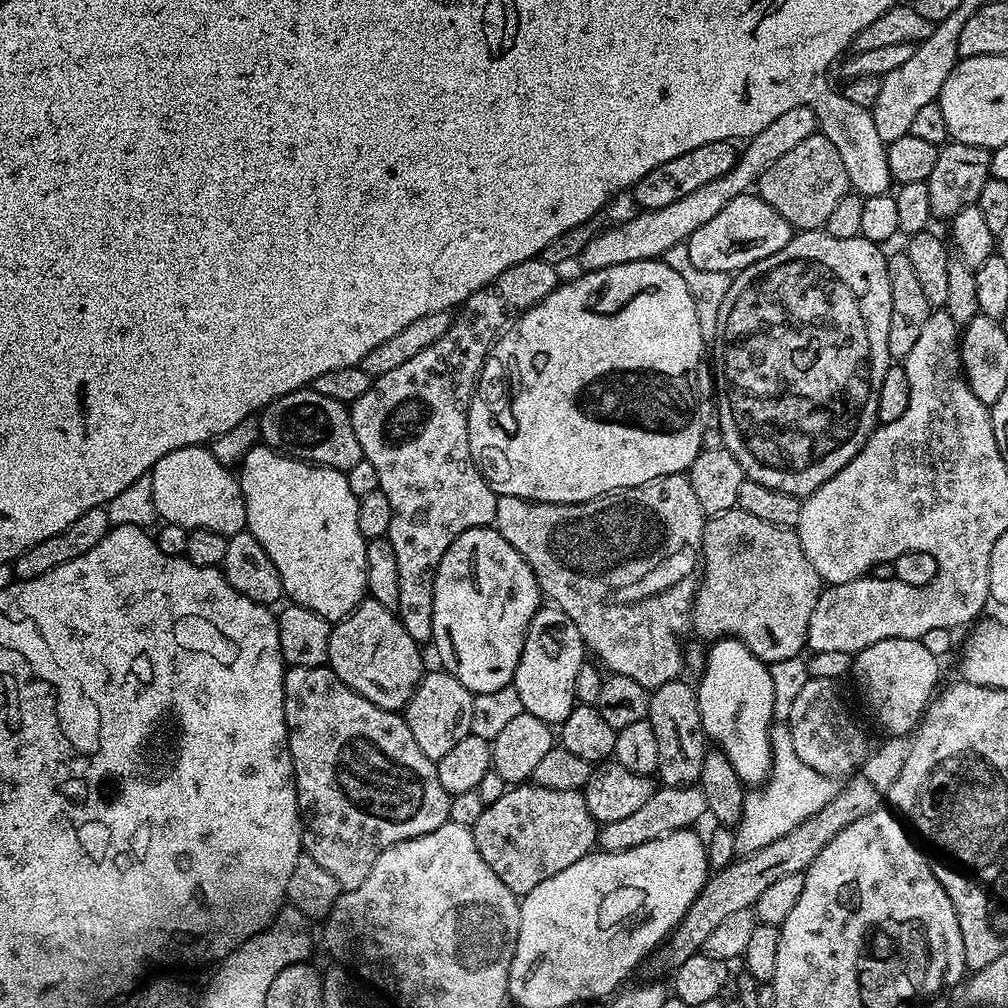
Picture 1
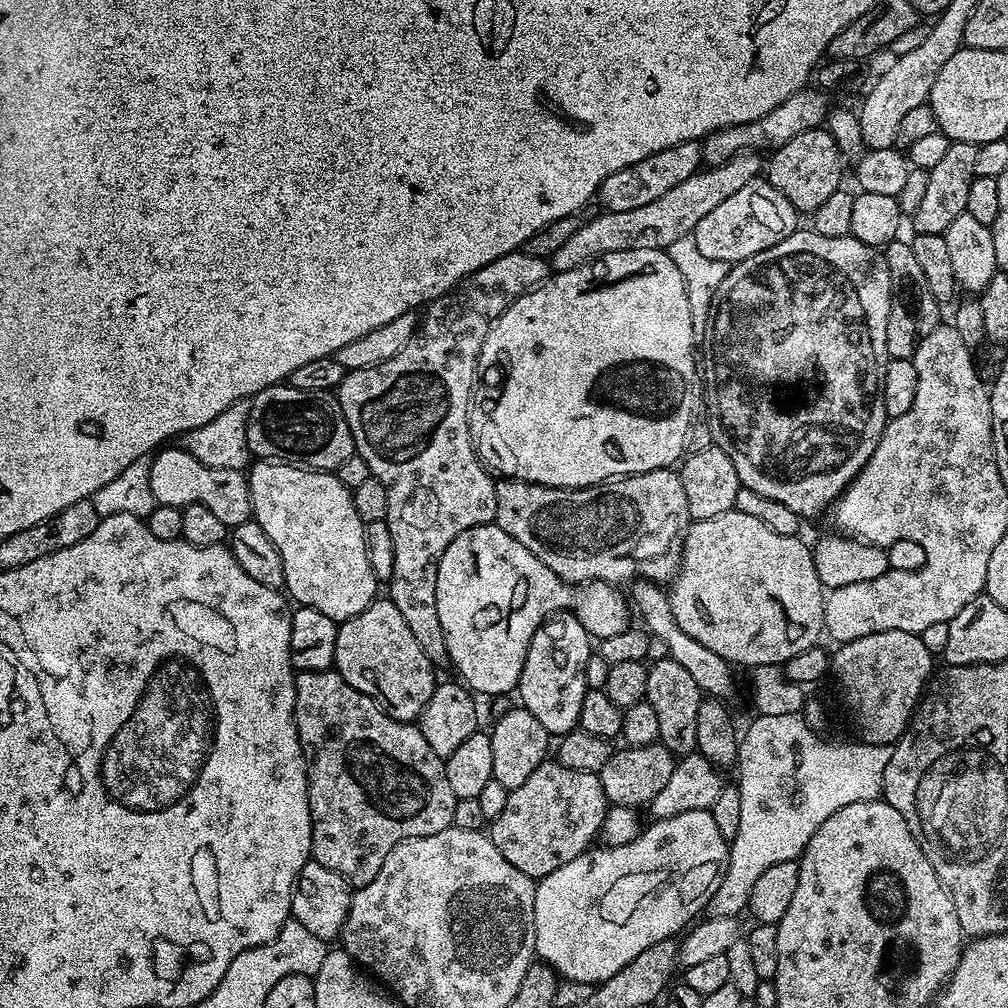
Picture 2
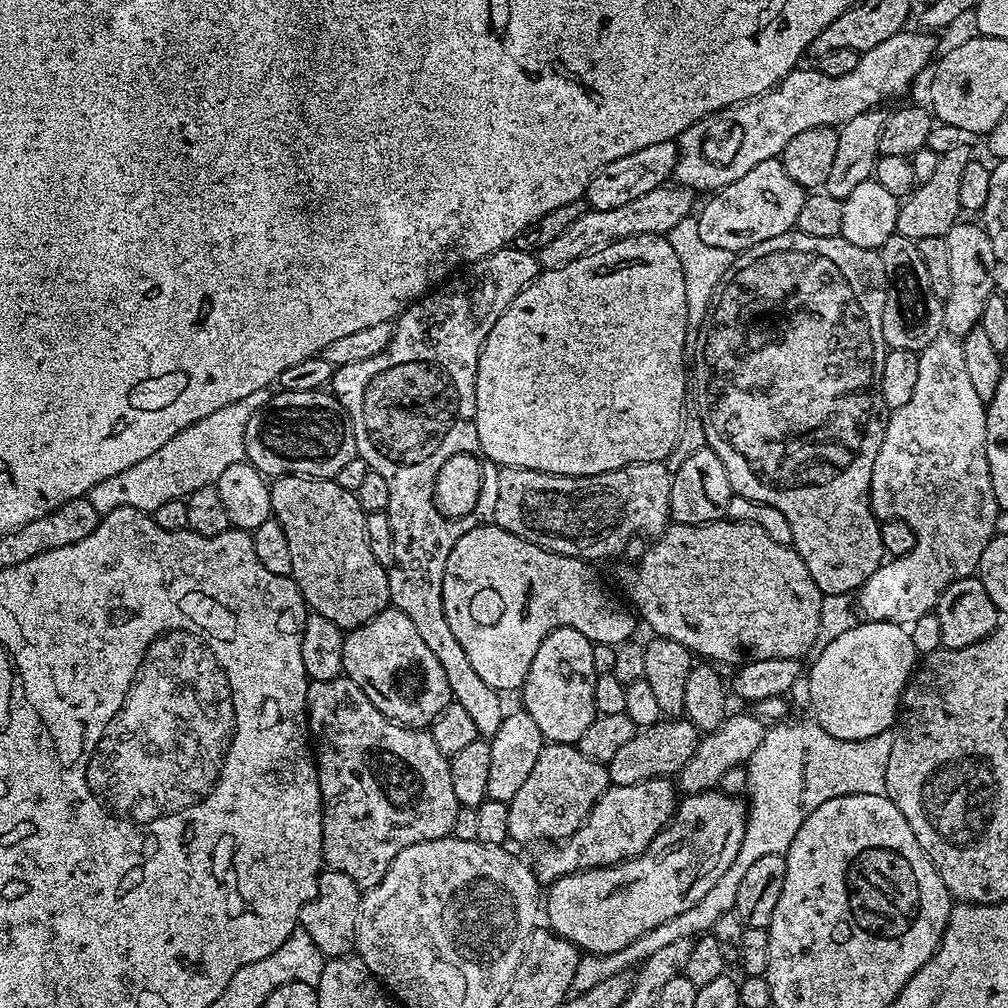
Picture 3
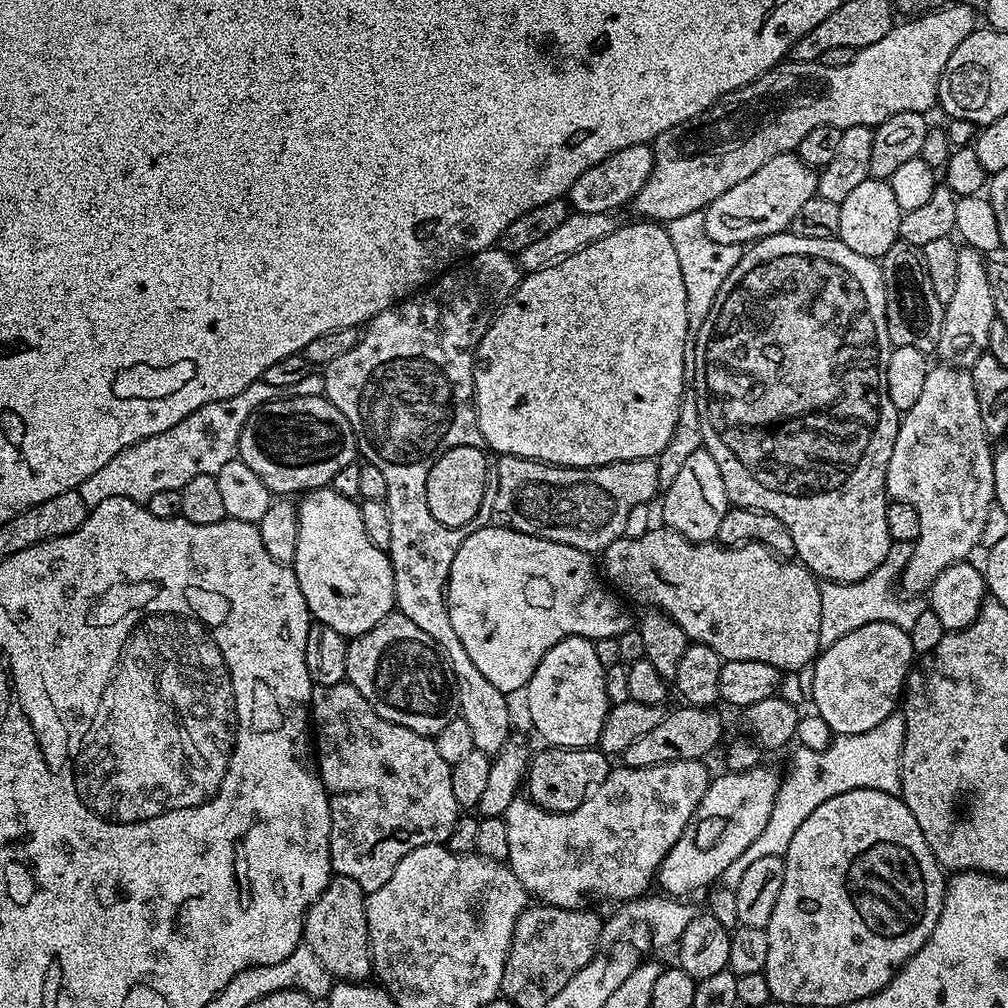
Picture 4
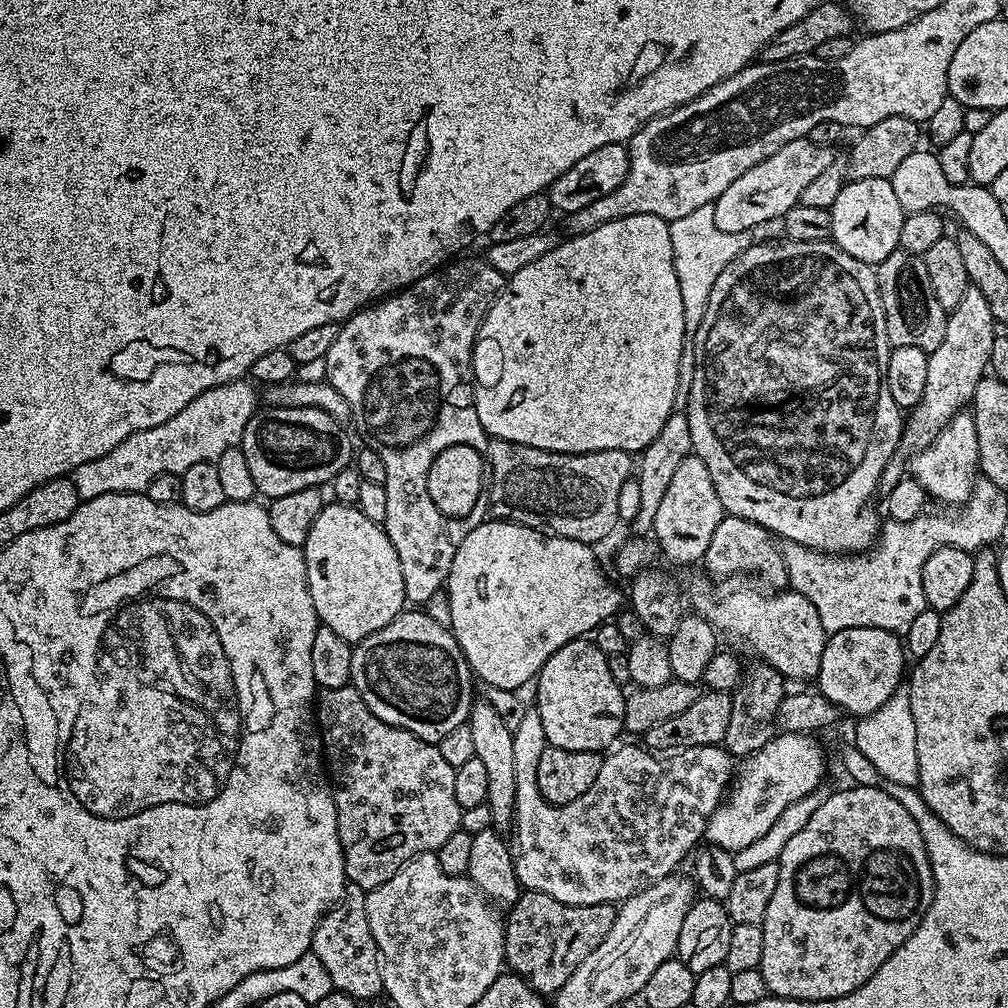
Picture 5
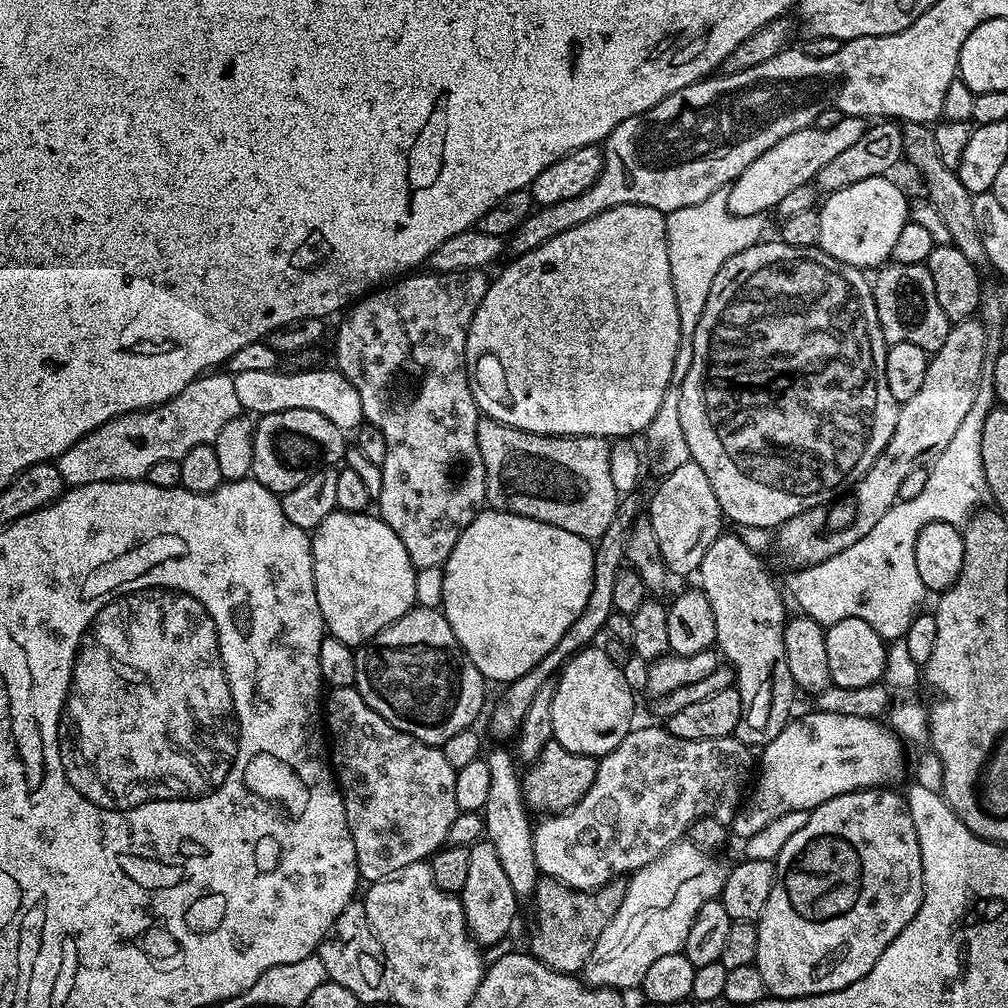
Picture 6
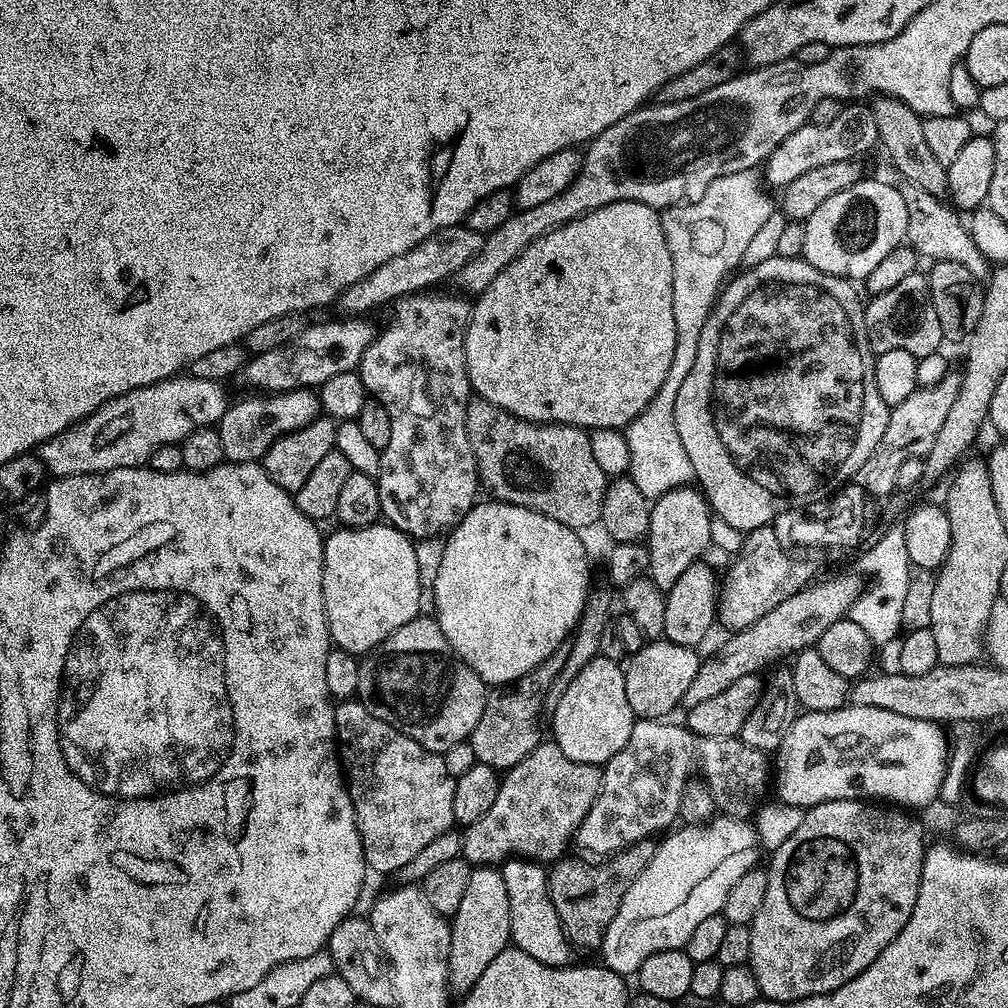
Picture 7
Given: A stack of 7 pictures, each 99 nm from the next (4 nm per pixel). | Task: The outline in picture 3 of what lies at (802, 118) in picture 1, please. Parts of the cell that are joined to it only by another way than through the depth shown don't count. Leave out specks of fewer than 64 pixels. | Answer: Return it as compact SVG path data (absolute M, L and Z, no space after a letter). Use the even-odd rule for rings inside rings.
M665 186L658 190L650 190L650 194L642 194L642 198L634 198L634 202L626 206L618 206L618 210L602 210L601 212L586 210L582 218L578 218L578 222L566 226L566 230L562 230L558 238L554 238L546 247L539 249L540 267L541 269L561 268L622 238L642 234L667 236L670 230L674 230L674 226L678 226L678 222L693 215L692 199L694 199L694 193L691 188Z

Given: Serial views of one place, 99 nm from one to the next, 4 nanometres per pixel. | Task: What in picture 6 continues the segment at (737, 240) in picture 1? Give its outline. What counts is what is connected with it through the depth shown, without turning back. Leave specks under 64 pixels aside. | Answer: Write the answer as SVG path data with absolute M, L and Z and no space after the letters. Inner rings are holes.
M841 116L830 130L822 130L815 126L809 126L798 130L794 134L786 134L782 142L770 146L766 154L754 158L746 170L737 180L732 181L727 189L728 209L733 216L759 216L771 213L790 194L790 190L798 190L798 186L812 184L816 179L818 170L826 166L833 158L842 154L849 146L854 146L858 138L862 138L866 127L863 116Z

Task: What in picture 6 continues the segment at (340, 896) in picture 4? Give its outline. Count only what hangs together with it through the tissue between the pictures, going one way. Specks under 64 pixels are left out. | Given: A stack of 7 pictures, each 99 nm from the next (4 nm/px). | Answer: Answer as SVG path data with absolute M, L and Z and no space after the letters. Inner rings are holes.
M352 899L342 914L338 914L334 926L330 926L320 944L318 955L322 966L326 966L328 979L338 986L346 986L346 990L350 990L350 994L354 994L361 1005L380 1004L391 997L392 985L388 983L384 967L384 951L370 926L370 918L366 918L363 899Z

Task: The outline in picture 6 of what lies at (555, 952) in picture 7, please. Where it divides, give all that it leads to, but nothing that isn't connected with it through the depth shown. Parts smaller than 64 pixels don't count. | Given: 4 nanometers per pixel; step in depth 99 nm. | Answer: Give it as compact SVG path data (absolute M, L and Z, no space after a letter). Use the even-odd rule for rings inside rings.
M496 746L492 753L486 756L490 766L490 791L486 797L486 806L482 809L484 817L484 830L486 839L498 850L498 858L502 861L502 870L506 870L506 879L509 880L510 886L514 886L514 894L517 898L531 897L532 891L536 888L538 879L538 869L534 862L534 844L532 842L533 821L528 821L530 817L529 809L524 803L524 793L522 789L522 772L518 767L518 760L507 747Z

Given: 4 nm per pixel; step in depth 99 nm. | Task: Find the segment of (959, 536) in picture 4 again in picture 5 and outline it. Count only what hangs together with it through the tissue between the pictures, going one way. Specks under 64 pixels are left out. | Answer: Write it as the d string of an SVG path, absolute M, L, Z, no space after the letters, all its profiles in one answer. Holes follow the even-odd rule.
M968 410L957 412L936 435L934 442L915 453L910 460L911 479L918 481L933 501L948 506L963 505L970 498L979 472L978 430L974 426L972 412Z

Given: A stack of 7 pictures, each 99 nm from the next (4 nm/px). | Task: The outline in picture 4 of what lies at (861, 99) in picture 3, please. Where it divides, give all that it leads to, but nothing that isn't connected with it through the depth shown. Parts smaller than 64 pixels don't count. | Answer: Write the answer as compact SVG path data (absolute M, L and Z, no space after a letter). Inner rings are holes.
M948 4L929 10L923 14L917 15L915 18L908 18L905 24L897 23L890 30L890 34L886 34L886 38L874 42L874 46L866 46L859 49L852 62L846 66L838 66L831 68L824 66L819 62L802 62L801 60L789 59L787 62L781 62L776 67L771 68L766 74L759 76L754 82L750 82L746 86L742 86L738 90L734 90L730 94L726 94L721 100L716 101L707 112L698 114L694 118L690 118L686 122L682 122L679 126L670 126L670 130L666 130L662 134L658 134L658 138L652 141L650 147L654 154L654 166L650 170L650 178L646 178L646 182L642 186L642 190L638 190L634 201L634 209L636 208L637 217L643 218L648 222L667 222L674 218L682 218L682 214L690 214L691 212L699 212L714 202L714 198L718 198L722 194L726 194L726 190L730 190L730 186L738 186L738 182L742 182L742 178L750 178L750 174L754 174L754 170L762 170L762 166L766 166L766 162L770 162L770 158L774 158L783 152L796 152L800 147L802 138L806 138L806 134L810 134L810 130L814 130L814 126L834 126L841 130L850 126L866 126L872 128L877 124L886 122L886 118L890 118L894 114L902 114L903 112L923 112L929 111L931 104L937 103L938 97L936 91L940 85L942 78L942 70L946 70L946 62L950 62L950 54L954 54L954 50L958 50L958 46L971 32L975 32L978 27L976 21L976 12L968 4Z

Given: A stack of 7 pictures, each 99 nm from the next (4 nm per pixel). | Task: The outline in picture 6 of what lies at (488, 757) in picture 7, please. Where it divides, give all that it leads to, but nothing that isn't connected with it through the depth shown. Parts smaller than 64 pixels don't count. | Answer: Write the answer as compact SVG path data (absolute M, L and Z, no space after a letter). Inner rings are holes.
M624 498L619 501L614 522L610 522L610 526L606 526L606 534L602 534L599 540L595 541L592 549L594 554L594 586L590 590L590 602L586 602L586 610L582 610L582 614L578 614L574 626L570 626L570 630L566 630L566 634L562 634L562 638L558 638L558 646L554 646L554 650L550 650L550 654L546 654L546 658L542 658L542 662L535 664L529 672L522 674L522 678L511 681L505 687L508 689L501 694L500 701L493 706L492 717L488 720L489 730L500 739L497 741L508 742L515 737L522 726L522 718L526 718L526 709L529 708L530 702L534 702L534 694L538 694L538 686L553 679L558 670L568 663L570 657L575 656L580 649L589 647L595 641L592 639L599 632L603 633L607 629L608 619L614 611L612 607L614 581L618 578L621 568L625 567L628 532L632 529L632 523L636 520L637 515L638 509L636 509L632 498Z

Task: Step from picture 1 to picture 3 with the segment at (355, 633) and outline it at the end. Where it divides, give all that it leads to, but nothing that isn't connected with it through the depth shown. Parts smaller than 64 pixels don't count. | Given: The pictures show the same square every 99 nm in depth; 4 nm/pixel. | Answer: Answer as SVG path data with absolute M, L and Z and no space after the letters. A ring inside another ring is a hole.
M391 606L345 635L342 666L343 675L356 683L358 690L374 702L387 720L403 724L405 728L427 729L454 700L450 682L446 682L446 674L438 658L434 658L426 642L422 642L410 618L406 618L402 610Z

